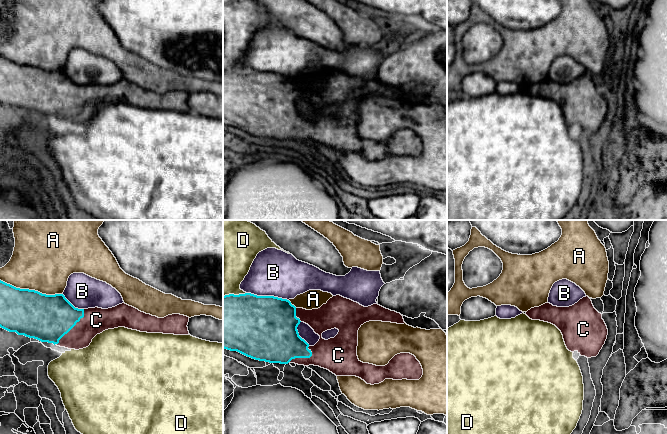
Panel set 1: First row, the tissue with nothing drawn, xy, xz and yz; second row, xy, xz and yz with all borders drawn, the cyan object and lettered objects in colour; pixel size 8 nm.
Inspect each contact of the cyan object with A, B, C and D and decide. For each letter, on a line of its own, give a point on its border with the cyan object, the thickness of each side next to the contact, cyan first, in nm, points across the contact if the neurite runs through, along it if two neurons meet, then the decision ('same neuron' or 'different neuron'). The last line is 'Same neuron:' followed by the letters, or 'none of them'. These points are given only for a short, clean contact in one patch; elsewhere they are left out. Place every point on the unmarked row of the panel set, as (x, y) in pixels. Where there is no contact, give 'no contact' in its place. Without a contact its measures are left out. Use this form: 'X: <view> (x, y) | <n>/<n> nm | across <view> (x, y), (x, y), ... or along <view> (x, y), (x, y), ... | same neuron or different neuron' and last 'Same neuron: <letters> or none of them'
A: xy (31, 66) | 360/480 nm | different neuron
B: xz (267, 72) | 500/380 nm | different neuron
C: xy (71, 104) | 380/200 nm | same neuron
D: xz (233, 70) | 460/400 nm | different neuron
Same neuron: C

